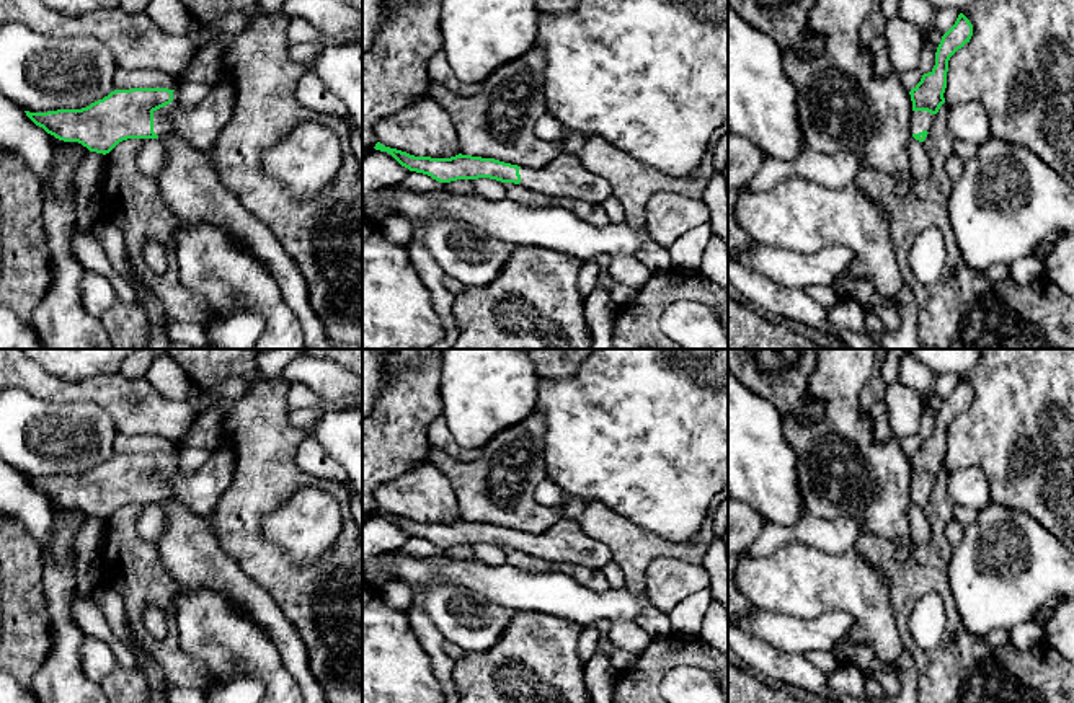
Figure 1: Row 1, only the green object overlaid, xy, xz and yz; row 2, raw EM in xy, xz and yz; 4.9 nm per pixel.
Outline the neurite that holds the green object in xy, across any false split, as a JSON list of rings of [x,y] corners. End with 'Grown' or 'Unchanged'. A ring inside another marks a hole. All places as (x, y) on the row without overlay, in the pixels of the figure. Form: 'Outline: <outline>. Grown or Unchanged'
Outline: [[[178,453],[114,455],[82,475],[29,478],[26,481],[64,507],[78,507],[90,517],[109,519],[127,504],[162,504],[176,499],[207,519],[235,473],[232,453],[217,453],[194,473],[178,471]]]. Grown

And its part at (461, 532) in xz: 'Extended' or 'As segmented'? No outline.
Extended

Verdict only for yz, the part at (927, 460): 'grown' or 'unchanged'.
grown

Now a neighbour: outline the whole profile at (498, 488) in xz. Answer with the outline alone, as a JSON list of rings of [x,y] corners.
[[[532,413],[524,421],[493,436],[485,444],[482,458],[475,462],[455,460],[441,449],[429,445],[429,462],[449,478],[462,520],[495,524],[539,535],[565,519],[563,507],[548,507],[534,497],[537,484],[547,478],[544,436],[544,416]]]

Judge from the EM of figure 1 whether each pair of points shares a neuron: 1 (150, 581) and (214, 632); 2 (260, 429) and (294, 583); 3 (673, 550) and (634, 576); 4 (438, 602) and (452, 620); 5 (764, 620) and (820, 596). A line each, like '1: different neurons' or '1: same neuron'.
1: different neurons
2: same neuron
3: same neuron
4: same neuron
5: different neurons

